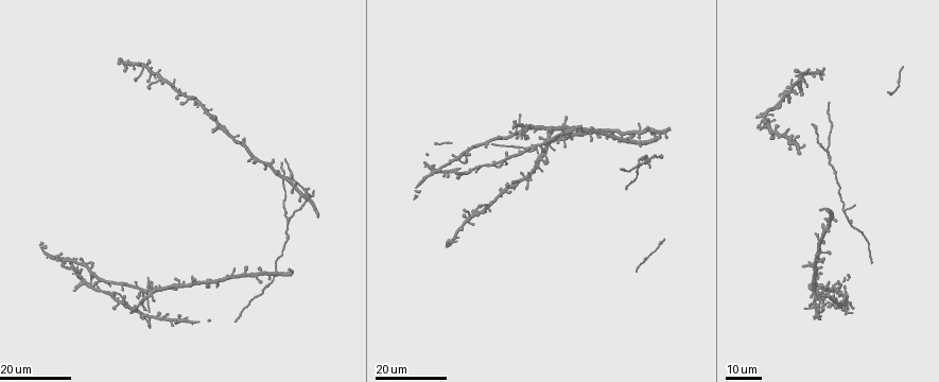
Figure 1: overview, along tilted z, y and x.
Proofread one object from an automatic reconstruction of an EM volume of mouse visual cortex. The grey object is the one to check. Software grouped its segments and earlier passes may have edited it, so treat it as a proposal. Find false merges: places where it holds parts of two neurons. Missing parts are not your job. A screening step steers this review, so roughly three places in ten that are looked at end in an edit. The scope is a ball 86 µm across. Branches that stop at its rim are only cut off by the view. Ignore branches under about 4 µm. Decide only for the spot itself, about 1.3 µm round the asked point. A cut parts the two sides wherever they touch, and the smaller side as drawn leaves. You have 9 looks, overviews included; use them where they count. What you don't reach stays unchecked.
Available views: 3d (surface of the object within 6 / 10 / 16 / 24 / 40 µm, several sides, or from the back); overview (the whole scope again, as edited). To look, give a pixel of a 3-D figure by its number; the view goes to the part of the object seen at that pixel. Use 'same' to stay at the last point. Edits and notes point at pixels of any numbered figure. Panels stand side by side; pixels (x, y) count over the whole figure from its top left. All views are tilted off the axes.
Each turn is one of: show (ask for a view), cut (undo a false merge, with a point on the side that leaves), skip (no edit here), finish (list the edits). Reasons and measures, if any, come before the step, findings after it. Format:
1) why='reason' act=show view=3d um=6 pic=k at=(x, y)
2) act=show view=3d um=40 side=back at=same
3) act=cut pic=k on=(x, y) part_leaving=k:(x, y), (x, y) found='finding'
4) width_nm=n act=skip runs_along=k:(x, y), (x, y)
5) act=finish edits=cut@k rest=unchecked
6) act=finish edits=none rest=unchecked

act=show view=3d um=16 pic=1 at=(819, 292)

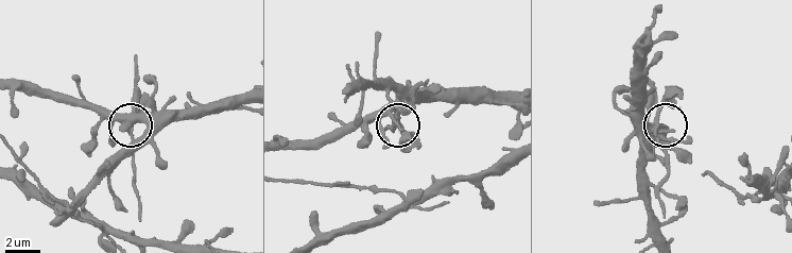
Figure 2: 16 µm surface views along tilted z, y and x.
act=show view=3d um=6 pic=2 at=(657, 119)

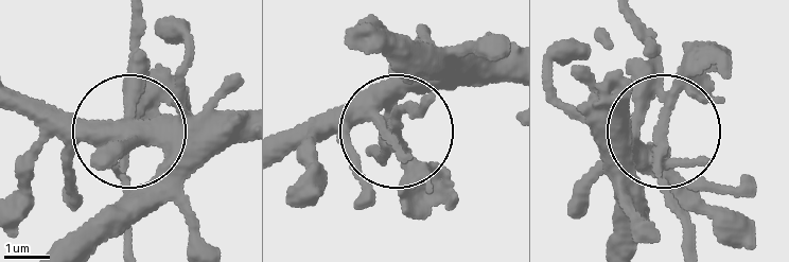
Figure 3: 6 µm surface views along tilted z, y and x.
arms=5 act=cut pic=3 on=(626, 20) part_leaving=3:(652, 85), (663, 196), (685, 240) found='a second neuron is stuck on'

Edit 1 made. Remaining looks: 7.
why='arms part here' act=show view=3d um=24 pic=1 at=(288, 218)

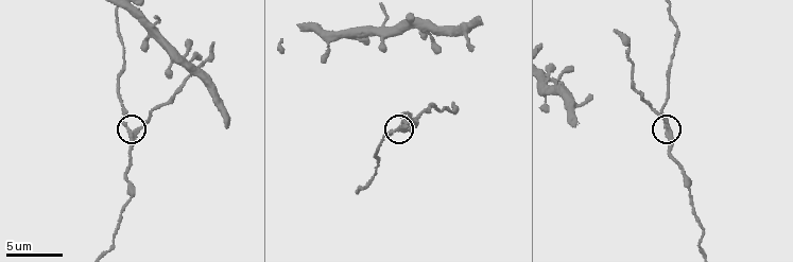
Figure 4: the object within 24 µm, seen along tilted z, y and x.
why='closer look' act=show view=3d um=10 pic=4 at=(665, 133)

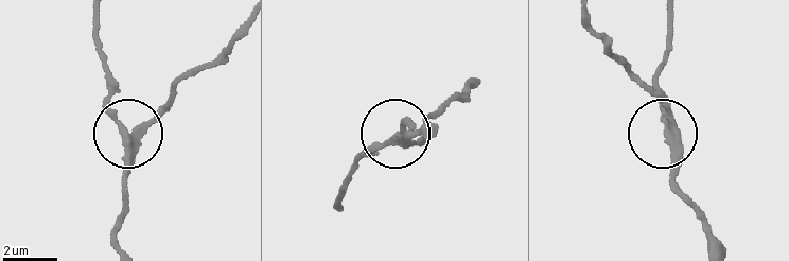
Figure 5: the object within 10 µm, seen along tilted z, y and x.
act=cut pic=5 on=(161, 116) part_leaving=5:(677, 136), (661, 103), (636, 84), (588, 21) found='a second neuron is stuck on'

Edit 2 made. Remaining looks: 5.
act=show view=overview

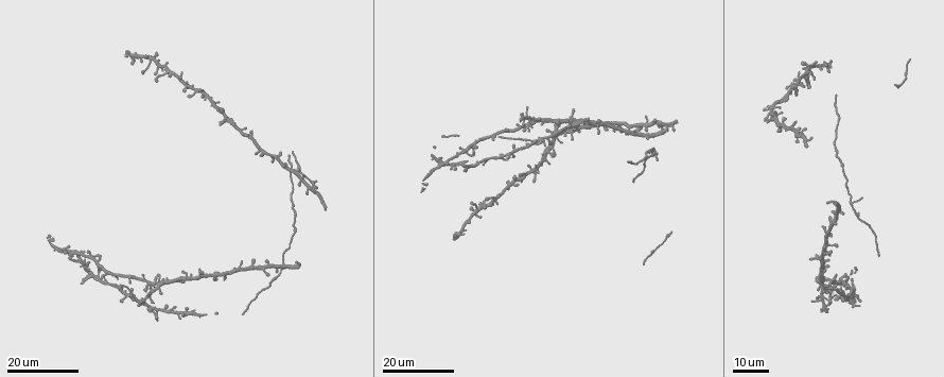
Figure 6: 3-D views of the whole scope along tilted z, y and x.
why='thin arm on a thick one' act=show view=3d um=16 pic=6 at=(167, 70)

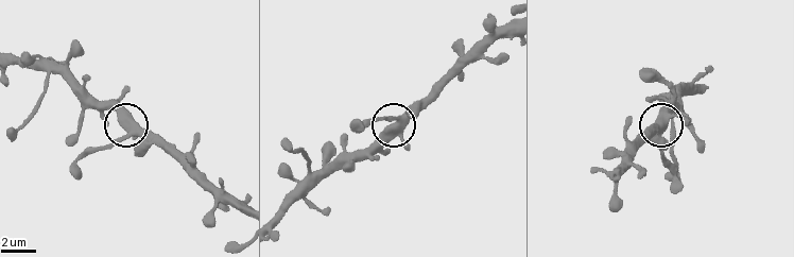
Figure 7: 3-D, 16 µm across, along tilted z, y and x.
act=show view=3d um=10 pic=7 at=(128, 131)

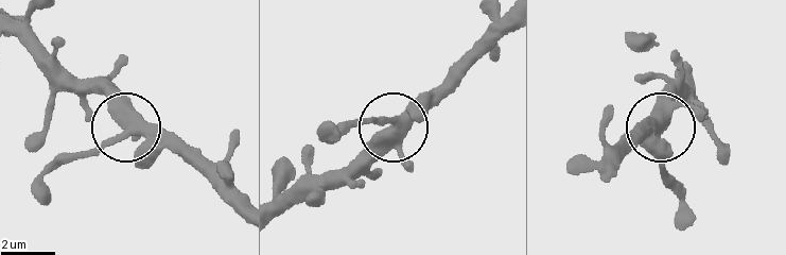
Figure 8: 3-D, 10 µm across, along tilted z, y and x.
width_nm=440 act=skip runs_along=8:(241, 190), (133, 130), (76, 159) found='one neuron here'

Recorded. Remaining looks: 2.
why='four arms meet' act=show view=3d um=16 pic=6 at=(150, 57)

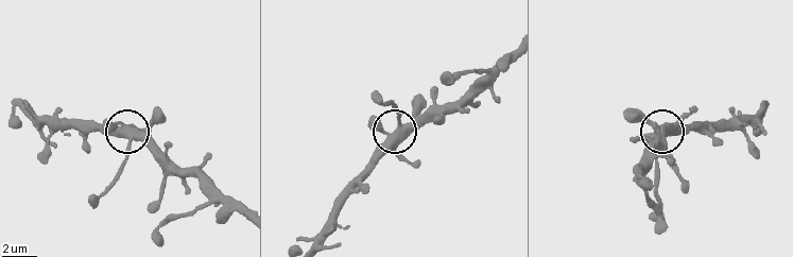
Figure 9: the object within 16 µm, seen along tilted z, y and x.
act=show view=3d um=10 pic=9 at=(131, 138)

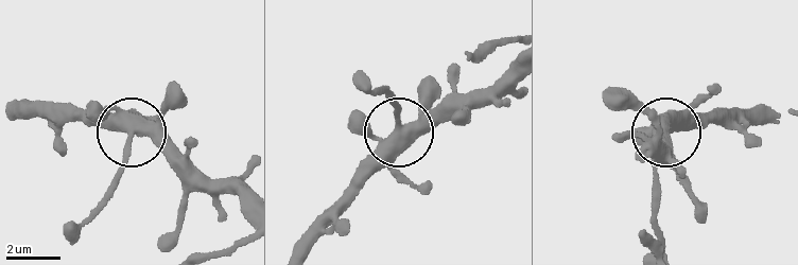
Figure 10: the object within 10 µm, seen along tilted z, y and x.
arms=4 act=skip runs_along=10:(509, 70), (408, 130), (397, 123), (395, 92) found='continuous, no second neuron'

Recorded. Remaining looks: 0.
act=finish edits=cut@3,cut@5 rest=unchecked

